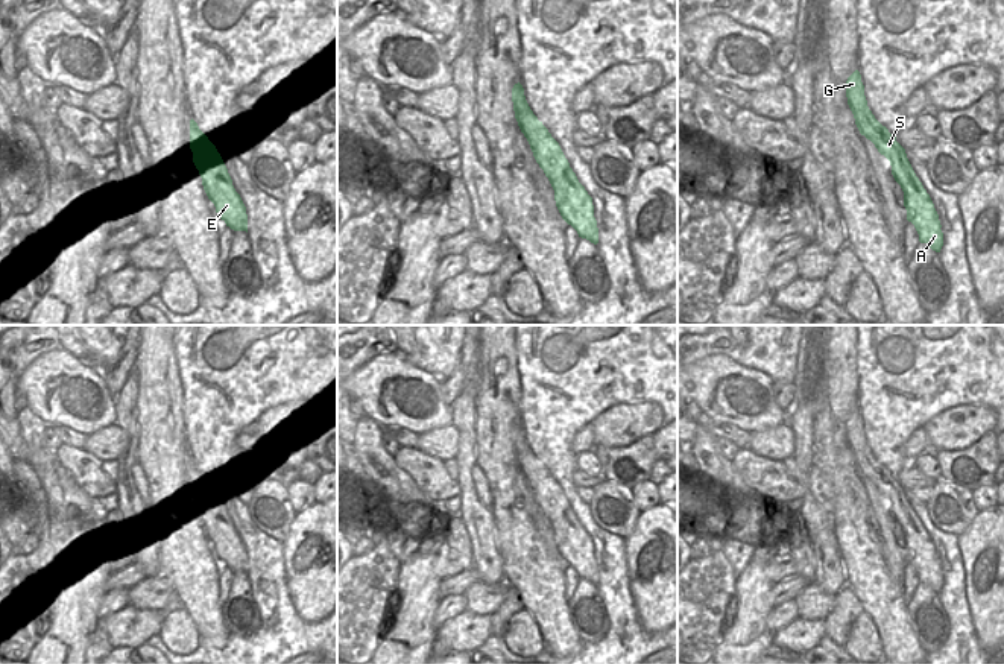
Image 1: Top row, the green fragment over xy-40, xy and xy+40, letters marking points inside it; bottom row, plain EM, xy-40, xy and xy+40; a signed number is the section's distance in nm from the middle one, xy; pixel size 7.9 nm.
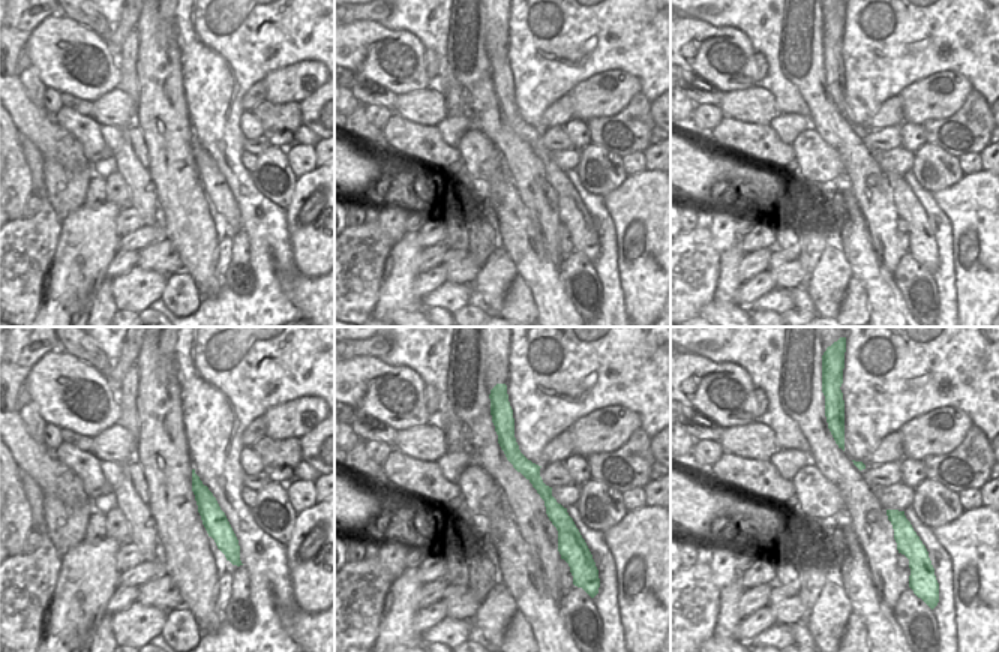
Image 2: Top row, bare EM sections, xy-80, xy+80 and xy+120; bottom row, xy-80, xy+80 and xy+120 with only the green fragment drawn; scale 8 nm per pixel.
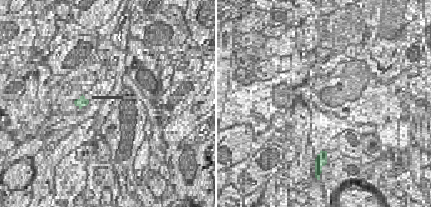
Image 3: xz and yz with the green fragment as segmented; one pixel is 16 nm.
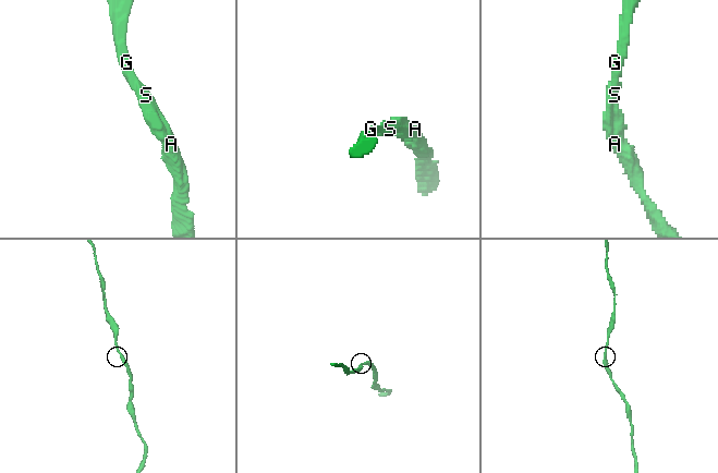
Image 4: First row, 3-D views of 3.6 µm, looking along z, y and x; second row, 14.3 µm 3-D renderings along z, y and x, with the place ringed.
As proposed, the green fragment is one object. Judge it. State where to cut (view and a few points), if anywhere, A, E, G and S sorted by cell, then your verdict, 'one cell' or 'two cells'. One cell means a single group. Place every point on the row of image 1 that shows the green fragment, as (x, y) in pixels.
cut none; groups A E G S; one cell

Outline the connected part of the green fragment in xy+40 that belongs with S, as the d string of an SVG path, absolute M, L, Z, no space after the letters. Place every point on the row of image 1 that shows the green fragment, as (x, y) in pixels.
M858 70L846 81L846 97L860 134L870 140L878 152L890 161L892 175L904 191L907 220L914 225L919 242L940 252L943 246L943 232L934 204L916 176L905 149L869 109Z

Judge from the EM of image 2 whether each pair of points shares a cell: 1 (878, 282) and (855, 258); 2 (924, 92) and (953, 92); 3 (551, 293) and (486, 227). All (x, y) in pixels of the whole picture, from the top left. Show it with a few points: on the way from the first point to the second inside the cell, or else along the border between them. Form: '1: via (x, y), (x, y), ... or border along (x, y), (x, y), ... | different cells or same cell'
1: via (873, 276), (861, 264) | same cell
2: via (932, 95), (945, 95) | same cell
3: border along (489, 195), (488, 204), (497, 216), (500, 230) | different cells

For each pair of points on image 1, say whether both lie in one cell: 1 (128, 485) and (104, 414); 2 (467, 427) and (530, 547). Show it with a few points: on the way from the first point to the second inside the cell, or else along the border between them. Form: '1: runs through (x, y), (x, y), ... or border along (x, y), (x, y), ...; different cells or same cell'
1: border along (113, 397), (114, 423); different cells
2: border along (476, 407), (474, 464); different cells

